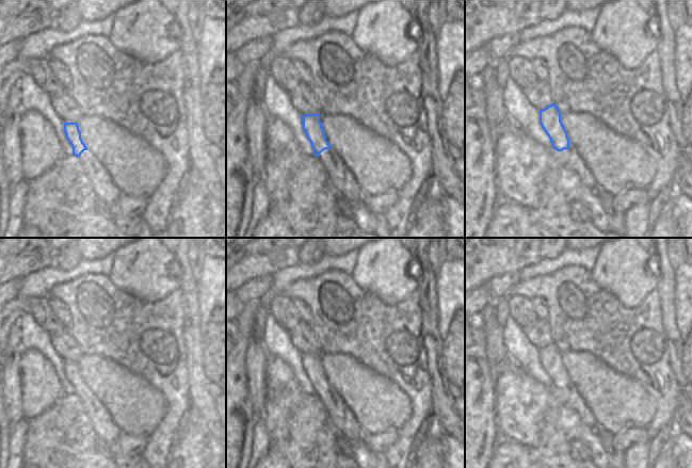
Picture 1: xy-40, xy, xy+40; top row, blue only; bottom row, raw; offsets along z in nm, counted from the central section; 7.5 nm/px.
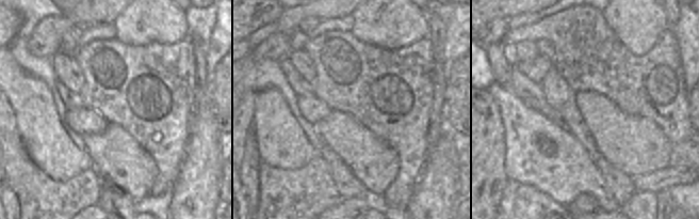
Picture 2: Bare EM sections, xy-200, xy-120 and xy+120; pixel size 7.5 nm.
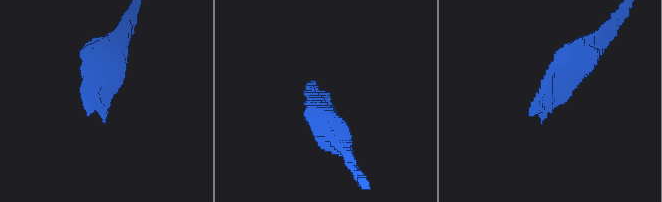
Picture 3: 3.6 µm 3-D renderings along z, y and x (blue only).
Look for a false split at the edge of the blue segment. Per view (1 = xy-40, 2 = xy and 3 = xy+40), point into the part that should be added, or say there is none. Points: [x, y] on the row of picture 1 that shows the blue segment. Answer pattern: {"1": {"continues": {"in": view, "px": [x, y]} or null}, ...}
{"1": {"continues": null}, "2": {"continues": null}, "3": {"continues": null}}

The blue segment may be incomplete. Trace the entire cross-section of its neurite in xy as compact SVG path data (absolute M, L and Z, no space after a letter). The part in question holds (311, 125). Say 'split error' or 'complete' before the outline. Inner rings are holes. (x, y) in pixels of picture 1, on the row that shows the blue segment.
complete; M306 114L301 117L303 122L303 130L311 143L313 155L319 157L325 149L331 149L331 145L326 141L319 114Z

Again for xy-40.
complete; M64 123L64 132L73 147L74 156L78 158L84 150L87 150L87 147L81 139L81 132L77 123Z

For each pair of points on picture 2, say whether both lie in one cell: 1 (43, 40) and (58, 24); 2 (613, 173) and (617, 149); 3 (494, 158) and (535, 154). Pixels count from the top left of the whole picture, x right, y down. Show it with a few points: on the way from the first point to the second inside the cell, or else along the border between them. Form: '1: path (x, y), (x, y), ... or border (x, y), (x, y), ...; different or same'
1: path (47, 35), (53, 28); same
2: border (601, 155), (632, 177); different
3: border (505, 131), (505, 160), (503, 167), (507, 178); different

